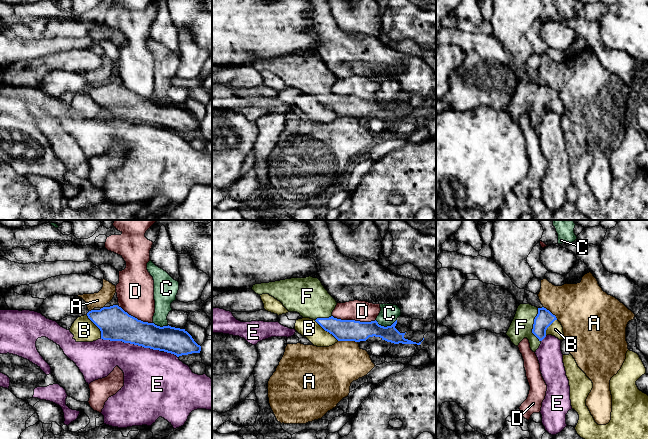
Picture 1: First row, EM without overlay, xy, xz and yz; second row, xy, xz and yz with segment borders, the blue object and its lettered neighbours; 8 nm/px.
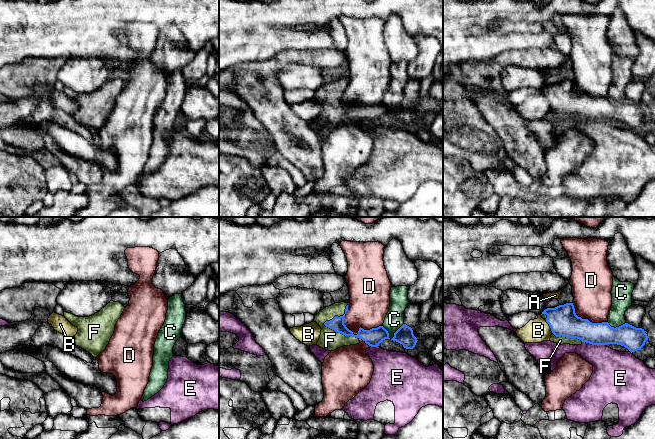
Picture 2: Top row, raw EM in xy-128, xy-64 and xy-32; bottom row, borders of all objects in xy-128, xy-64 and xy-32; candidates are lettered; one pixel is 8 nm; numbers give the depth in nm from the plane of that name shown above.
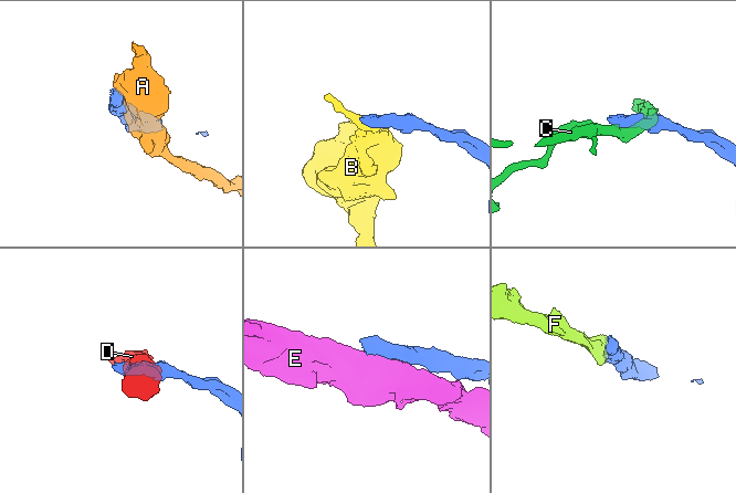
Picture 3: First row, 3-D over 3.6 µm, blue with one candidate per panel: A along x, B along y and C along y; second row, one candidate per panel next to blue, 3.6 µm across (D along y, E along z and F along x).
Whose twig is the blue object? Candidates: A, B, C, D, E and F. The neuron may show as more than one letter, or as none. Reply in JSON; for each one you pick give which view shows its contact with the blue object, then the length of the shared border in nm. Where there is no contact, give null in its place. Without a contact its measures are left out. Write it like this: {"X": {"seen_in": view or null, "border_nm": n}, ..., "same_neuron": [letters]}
{"F": {"seen_in": "yz", "border_nm": 280}, "same_neuron": ["F"]}

